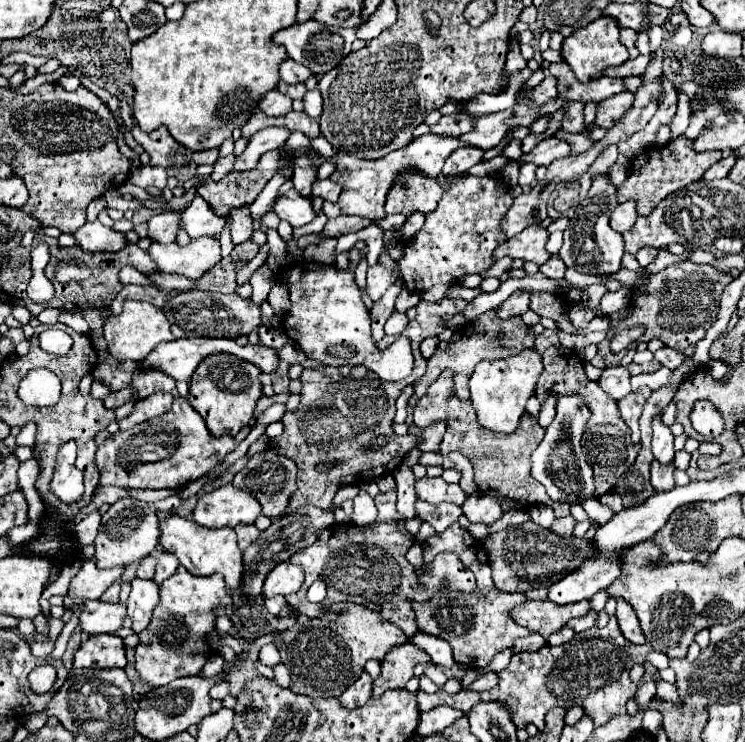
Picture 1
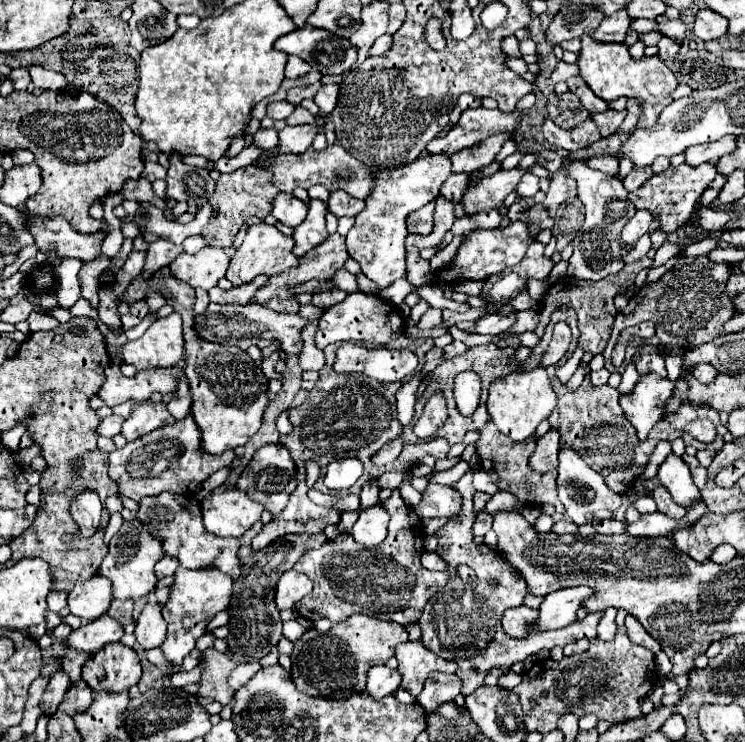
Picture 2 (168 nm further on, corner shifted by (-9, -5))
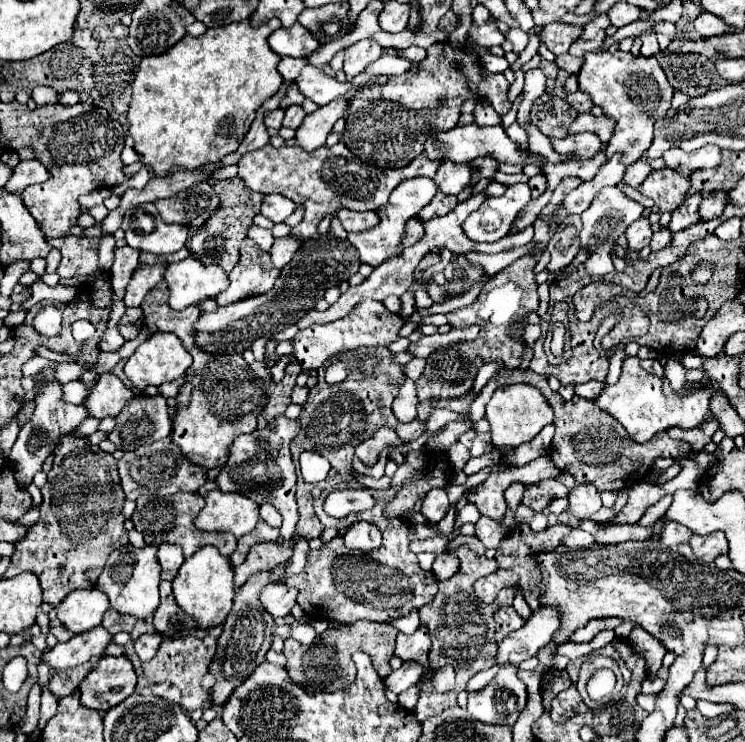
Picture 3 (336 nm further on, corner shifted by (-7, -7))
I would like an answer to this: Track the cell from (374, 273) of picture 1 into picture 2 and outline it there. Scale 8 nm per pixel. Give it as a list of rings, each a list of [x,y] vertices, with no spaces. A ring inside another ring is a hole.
[[[429,155],[419,157],[411,165],[403,165],[399,169],[387,169],[377,173],[375,189],[365,199],[365,209],[357,215],[355,225],[347,233],[347,251],[351,259],[355,259],[363,273],[379,285],[379,289],[389,287],[393,281],[407,275],[405,271],[405,237],[407,231],[407,215],[421,209],[429,201],[437,199],[441,185],[451,173],[449,157],[445,155]]]

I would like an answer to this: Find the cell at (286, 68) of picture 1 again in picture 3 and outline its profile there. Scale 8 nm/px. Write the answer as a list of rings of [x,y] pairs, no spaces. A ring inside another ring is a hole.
[[[283,57],[279,61],[277,69],[279,69],[279,73],[283,75],[285,81],[295,81],[305,65],[307,65],[307,59],[301,59],[301,57]]]

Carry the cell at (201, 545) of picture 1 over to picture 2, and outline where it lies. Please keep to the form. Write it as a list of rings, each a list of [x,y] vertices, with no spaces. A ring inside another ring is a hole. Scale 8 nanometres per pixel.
[[[159,493],[153,497],[145,497],[139,501],[137,519],[153,533],[153,537],[163,541],[163,551],[167,555],[173,555],[179,559],[179,563],[187,569],[203,569],[203,567],[217,567],[219,571],[231,575],[233,579],[239,577],[239,539],[235,537],[217,537],[207,533],[201,521],[201,507],[197,505],[197,499],[177,497],[175,493]]]

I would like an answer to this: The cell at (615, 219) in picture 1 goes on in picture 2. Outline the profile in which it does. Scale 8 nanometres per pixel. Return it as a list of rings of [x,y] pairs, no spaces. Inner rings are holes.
[[[641,209],[635,213],[635,217],[625,225],[621,237],[627,243],[627,247],[635,245],[639,241],[639,237],[643,237],[649,231],[649,225],[653,221],[653,215],[647,209]]]

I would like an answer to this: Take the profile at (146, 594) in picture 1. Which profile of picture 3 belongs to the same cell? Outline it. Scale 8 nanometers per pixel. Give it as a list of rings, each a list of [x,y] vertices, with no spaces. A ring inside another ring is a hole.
[[[153,631],[153,633],[143,633],[143,635],[135,641],[135,651],[137,651],[141,663],[149,661],[149,659],[157,653],[161,641],[163,641],[163,637],[161,637],[161,633],[157,633],[157,631]]]

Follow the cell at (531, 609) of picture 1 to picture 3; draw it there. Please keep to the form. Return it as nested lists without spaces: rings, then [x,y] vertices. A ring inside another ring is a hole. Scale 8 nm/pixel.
[[[511,605],[499,607],[495,611],[495,639],[497,639],[497,643],[501,643],[503,637],[507,637],[511,631],[519,629],[523,623],[525,623],[523,617]]]

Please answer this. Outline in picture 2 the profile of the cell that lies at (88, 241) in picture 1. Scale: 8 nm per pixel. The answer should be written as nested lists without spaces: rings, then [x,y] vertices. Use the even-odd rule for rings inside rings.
[[[25,213],[25,219],[29,221],[35,245],[43,255],[55,253],[59,259],[81,261],[91,261],[93,257],[101,255],[101,243],[105,237],[99,231],[93,235],[81,235],[63,217],[49,219]]]

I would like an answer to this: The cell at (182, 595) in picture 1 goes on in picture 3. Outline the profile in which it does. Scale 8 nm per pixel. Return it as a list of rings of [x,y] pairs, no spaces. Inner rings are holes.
[[[201,547],[191,559],[187,559],[181,565],[177,577],[173,579],[173,595],[179,609],[185,615],[193,617],[197,627],[211,629],[215,625],[221,625],[231,611],[235,595],[235,583],[229,559],[223,559],[223,555],[215,551],[215,547]]]

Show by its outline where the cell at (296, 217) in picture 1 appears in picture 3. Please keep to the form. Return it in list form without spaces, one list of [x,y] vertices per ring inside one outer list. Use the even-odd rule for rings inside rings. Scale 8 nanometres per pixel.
[[[265,195],[263,205],[261,205],[261,215],[269,217],[273,223],[283,223],[293,211],[295,203],[283,195]]]

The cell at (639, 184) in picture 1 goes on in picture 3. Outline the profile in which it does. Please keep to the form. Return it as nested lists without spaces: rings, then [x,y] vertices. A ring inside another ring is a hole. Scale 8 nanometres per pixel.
[[[663,167],[663,169],[655,169],[637,189],[641,195],[655,201],[661,215],[659,223],[665,227],[669,225],[675,207],[679,207],[685,201],[689,187],[691,187],[689,177],[677,173],[675,169]]]

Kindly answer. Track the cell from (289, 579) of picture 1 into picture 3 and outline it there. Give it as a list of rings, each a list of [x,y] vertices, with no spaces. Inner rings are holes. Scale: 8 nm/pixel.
[[[279,581],[279,583],[271,583],[261,591],[261,603],[263,607],[273,615],[273,617],[285,617],[289,615],[291,607],[295,605],[297,599],[297,589]]]

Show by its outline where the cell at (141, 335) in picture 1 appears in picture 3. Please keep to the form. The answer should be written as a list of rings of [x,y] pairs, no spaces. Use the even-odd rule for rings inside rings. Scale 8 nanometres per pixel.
[[[153,333],[125,363],[125,375],[137,389],[161,385],[185,375],[191,365],[191,355],[179,343],[177,335]]]

